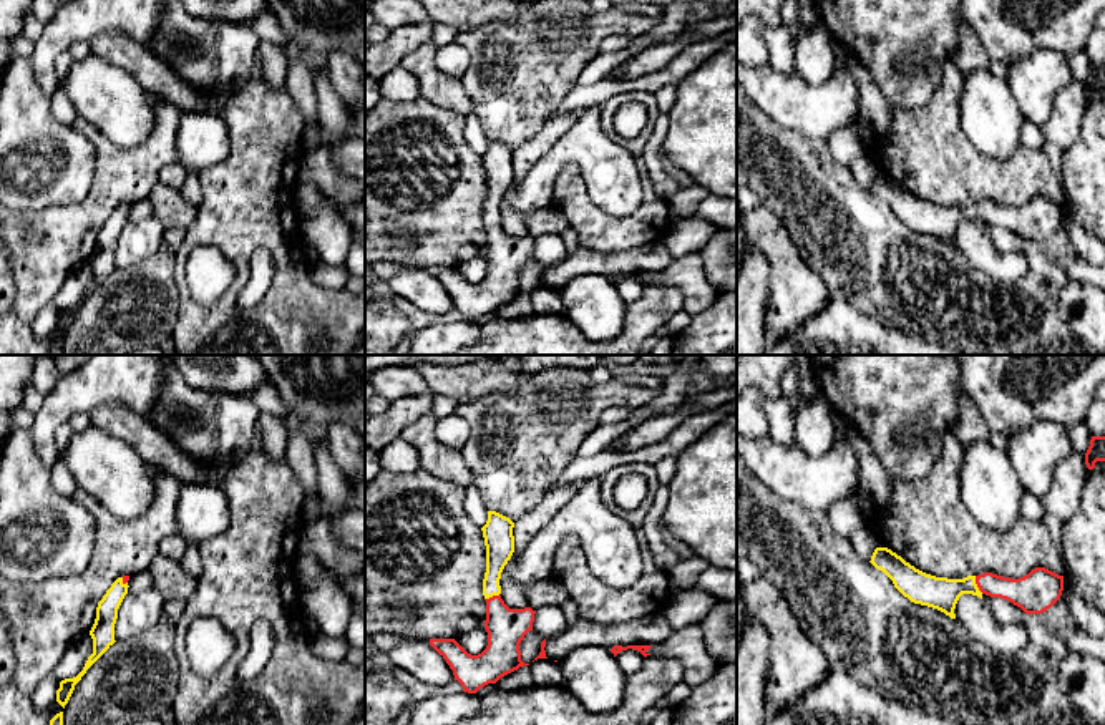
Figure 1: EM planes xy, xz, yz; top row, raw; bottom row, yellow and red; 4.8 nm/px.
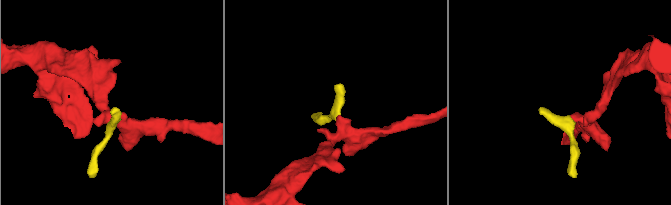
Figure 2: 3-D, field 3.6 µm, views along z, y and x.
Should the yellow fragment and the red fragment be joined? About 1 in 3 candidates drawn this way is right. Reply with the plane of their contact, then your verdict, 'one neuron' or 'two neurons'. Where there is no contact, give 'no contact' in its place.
yz | one neuron

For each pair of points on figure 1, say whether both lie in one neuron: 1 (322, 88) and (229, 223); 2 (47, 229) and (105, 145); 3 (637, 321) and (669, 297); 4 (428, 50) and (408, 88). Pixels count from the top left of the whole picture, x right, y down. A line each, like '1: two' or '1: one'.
1: two
2: one
3: one
4: two

